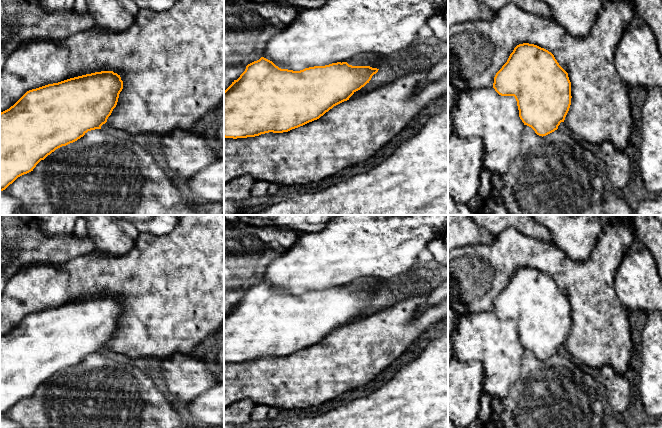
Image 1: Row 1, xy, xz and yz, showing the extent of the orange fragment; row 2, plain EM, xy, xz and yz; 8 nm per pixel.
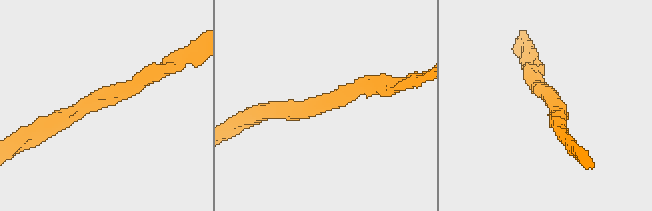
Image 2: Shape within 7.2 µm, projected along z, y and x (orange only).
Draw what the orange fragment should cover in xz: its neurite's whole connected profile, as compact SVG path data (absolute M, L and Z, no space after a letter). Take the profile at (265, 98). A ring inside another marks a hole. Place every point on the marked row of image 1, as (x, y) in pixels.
M261 57L246 66L245 71L224 91L224 137L247 138L273 132L283 133L319 119L334 106L349 98L371 80L379 69L370 66L352 66L337 62L314 66L300 71L281 69L272 61Z

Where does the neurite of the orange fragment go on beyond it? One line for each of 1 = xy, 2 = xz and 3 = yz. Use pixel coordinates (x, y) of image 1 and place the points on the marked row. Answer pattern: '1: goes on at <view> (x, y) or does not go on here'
1: does not go on here
2: does not go on here
3: does not go on here

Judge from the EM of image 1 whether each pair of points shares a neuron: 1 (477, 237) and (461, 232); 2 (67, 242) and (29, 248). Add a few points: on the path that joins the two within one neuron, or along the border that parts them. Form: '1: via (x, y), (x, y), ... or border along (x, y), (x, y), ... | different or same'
1: via (473, 234), (465, 232) | same
2: via (58, 248), (38, 248) | same

